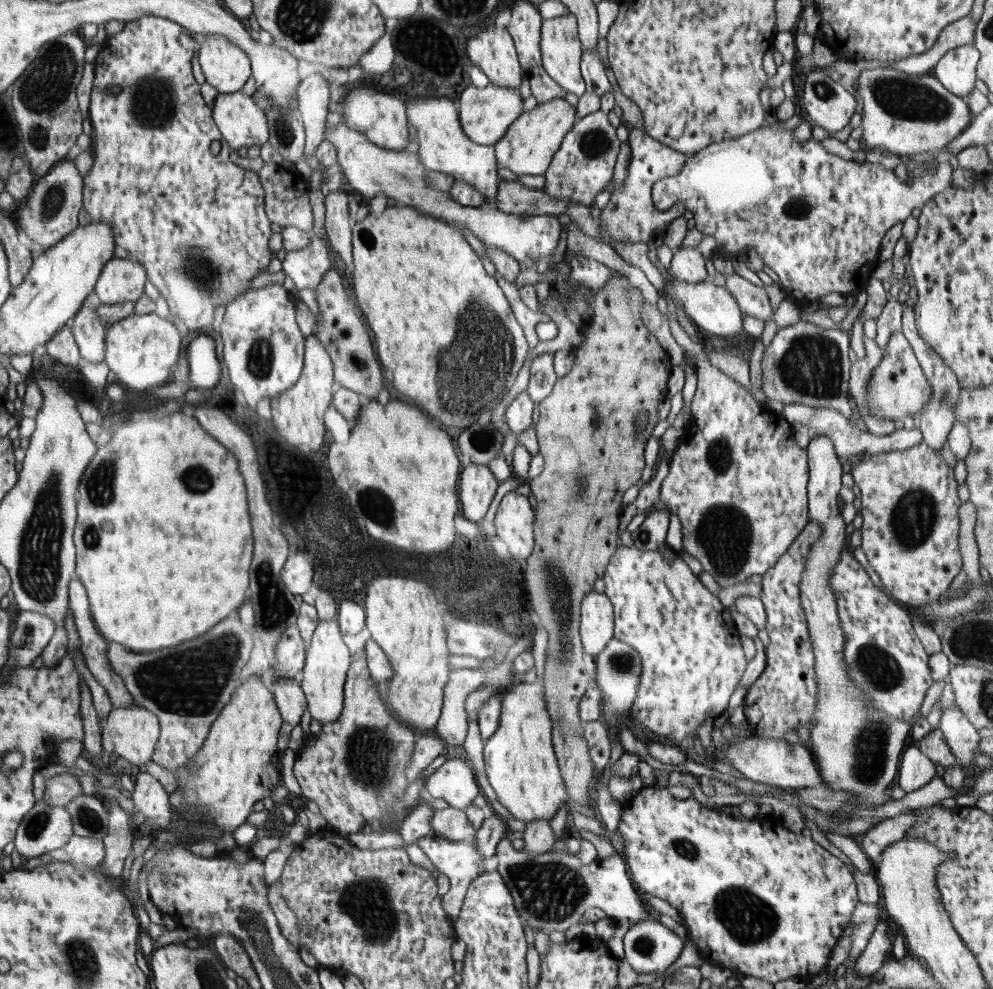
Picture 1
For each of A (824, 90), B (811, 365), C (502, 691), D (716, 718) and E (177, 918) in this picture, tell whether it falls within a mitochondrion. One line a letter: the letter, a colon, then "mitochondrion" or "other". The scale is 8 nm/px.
A: mitochondrion
B: mitochondrion
C: other
D: other
E: other

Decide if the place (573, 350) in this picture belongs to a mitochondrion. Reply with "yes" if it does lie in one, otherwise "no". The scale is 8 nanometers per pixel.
no

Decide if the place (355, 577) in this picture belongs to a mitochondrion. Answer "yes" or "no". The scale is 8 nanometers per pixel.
no

